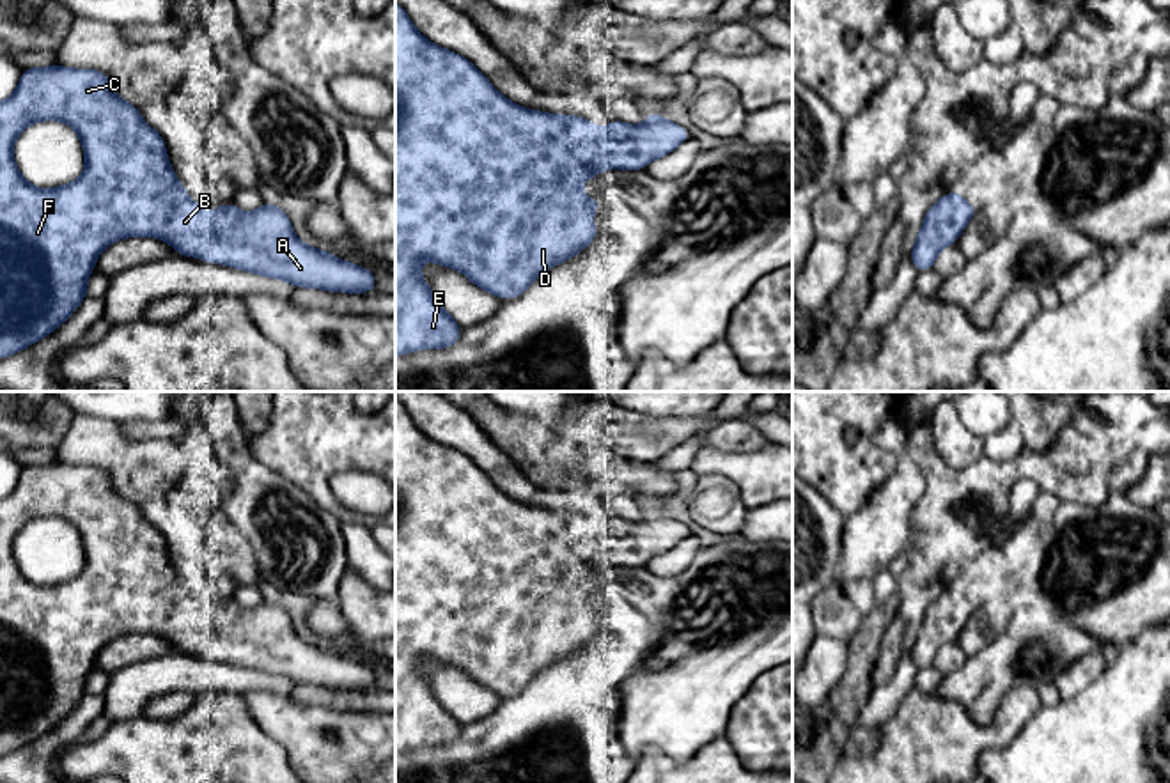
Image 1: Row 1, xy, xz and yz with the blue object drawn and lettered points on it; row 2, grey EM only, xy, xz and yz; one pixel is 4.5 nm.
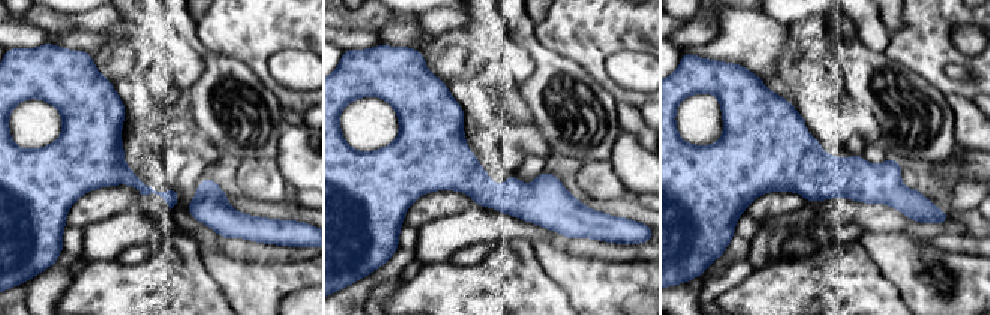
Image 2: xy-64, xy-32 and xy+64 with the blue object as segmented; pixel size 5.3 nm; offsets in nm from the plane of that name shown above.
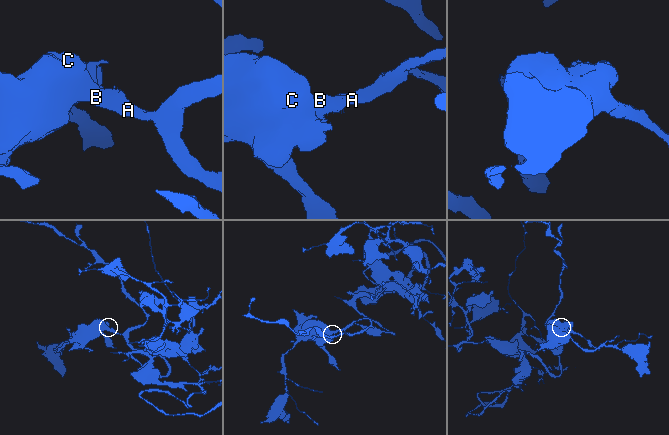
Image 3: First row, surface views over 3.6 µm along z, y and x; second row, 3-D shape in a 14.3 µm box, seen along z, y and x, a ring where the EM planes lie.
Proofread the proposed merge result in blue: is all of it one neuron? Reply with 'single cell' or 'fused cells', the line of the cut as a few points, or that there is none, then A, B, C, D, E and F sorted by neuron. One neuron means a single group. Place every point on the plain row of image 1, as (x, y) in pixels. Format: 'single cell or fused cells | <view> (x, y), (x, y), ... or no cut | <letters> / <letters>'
single cell | no cut | A B C D E F

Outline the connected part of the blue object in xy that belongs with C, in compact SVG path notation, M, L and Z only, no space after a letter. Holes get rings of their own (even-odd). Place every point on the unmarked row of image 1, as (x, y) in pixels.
M90 464L23 466L12 492L0 500L0 756L48 733L71 714L85 696L87 677L106 643L122 634L145 632L167 638L181 652L284 677L300 686L351 691L376 687L376 673L370 666L303 641L291 625L289 611L271 597L250 609L239 608L230 599L211 606L206 613L177 578L161 531L142 516L135 501L113 489L106 471ZM41 517L60 517L76 528L85 551L85 567L74 579L43 586L20 570L12 554L14 539L25 524Z

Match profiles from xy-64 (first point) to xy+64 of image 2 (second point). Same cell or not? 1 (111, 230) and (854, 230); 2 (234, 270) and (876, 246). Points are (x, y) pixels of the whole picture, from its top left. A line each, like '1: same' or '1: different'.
1: same
2: same

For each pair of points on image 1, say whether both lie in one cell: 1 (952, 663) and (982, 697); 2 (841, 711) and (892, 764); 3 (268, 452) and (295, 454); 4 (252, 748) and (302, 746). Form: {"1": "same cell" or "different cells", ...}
{"1": "different cells", "2": "different cells", "3": "same cell", "4": "different cells"}

